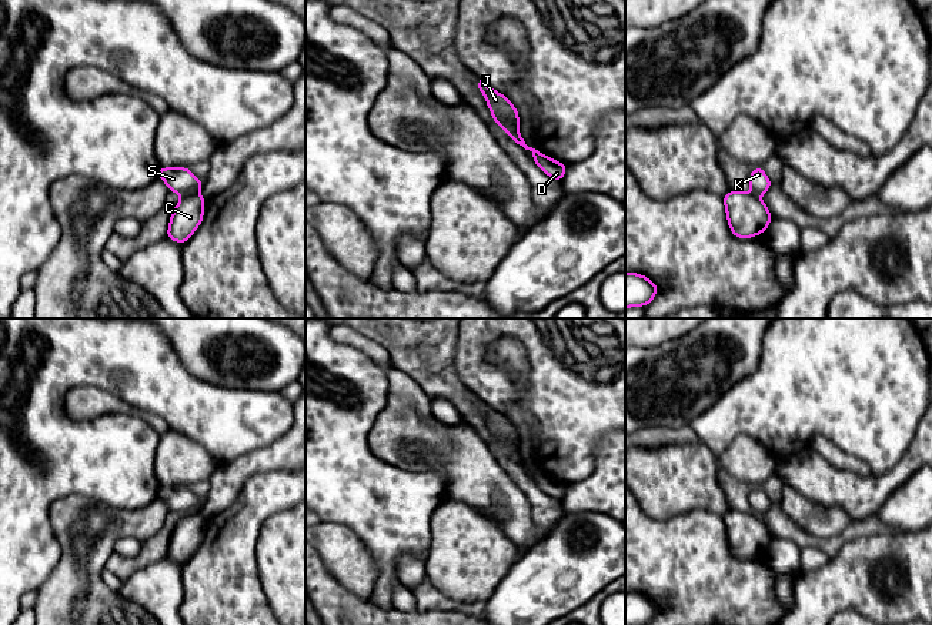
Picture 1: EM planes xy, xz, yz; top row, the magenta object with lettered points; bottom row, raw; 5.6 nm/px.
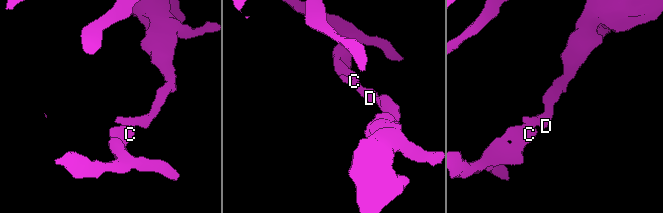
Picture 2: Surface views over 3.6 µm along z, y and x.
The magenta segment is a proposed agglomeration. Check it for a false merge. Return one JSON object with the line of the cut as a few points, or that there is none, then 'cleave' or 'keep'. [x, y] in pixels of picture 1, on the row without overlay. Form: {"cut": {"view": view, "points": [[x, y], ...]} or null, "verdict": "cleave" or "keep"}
{"cut": {"view": "xz", "points": [[494, 440], [517, 448]]}, "verdict": "cleave"}

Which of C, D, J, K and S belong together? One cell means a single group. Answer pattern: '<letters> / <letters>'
C J / D K S

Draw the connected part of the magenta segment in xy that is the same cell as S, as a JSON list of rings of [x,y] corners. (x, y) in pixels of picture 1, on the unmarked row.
[[[160,487],[157,498],[166,502],[170,512],[178,512],[181,515],[198,512],[204,502],[188,487]]]

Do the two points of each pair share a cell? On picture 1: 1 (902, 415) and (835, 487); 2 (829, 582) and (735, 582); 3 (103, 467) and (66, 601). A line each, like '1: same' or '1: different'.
1: different
2: different
3: different

